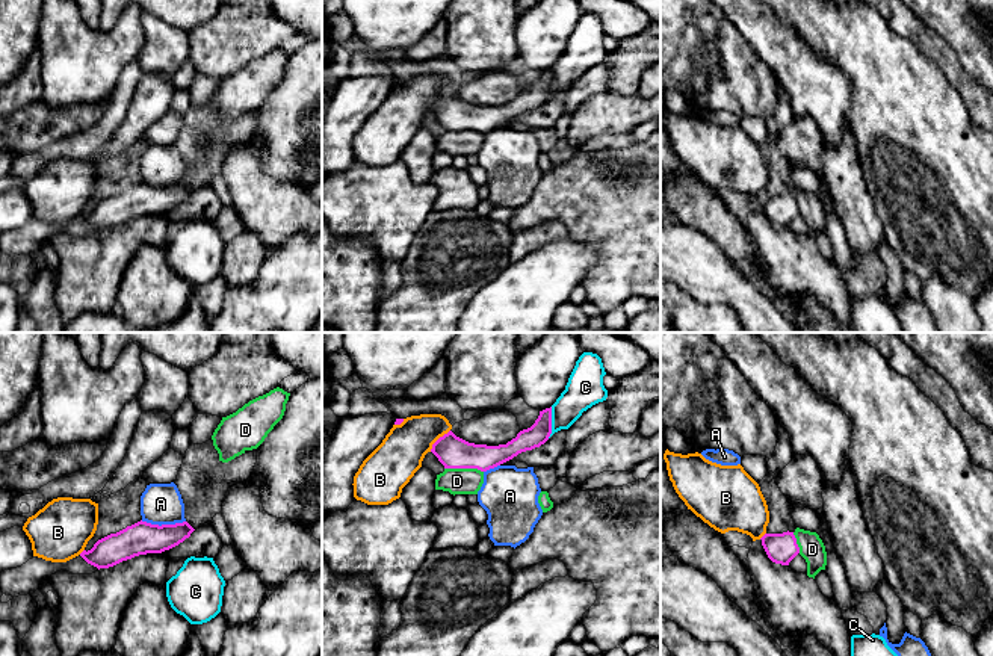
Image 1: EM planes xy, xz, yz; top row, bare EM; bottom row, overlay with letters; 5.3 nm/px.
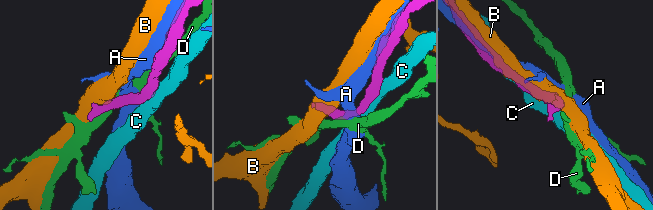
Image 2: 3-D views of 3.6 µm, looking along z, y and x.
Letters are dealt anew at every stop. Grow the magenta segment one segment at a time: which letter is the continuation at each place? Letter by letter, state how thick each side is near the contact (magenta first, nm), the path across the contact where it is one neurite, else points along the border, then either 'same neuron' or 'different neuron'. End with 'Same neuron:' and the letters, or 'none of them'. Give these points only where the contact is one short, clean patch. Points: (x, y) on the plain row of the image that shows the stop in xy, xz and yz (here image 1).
A: calibres 170 and 220 nm; different neuron
B: calibres 170 and 240 nm; different neuron
C: calibres 120 and 190 nm; different neuron
D: calibres 170 and 140 nm; border xz (445, 129), (476, 129), (482, 133); different neuron
Same neuron: none of them

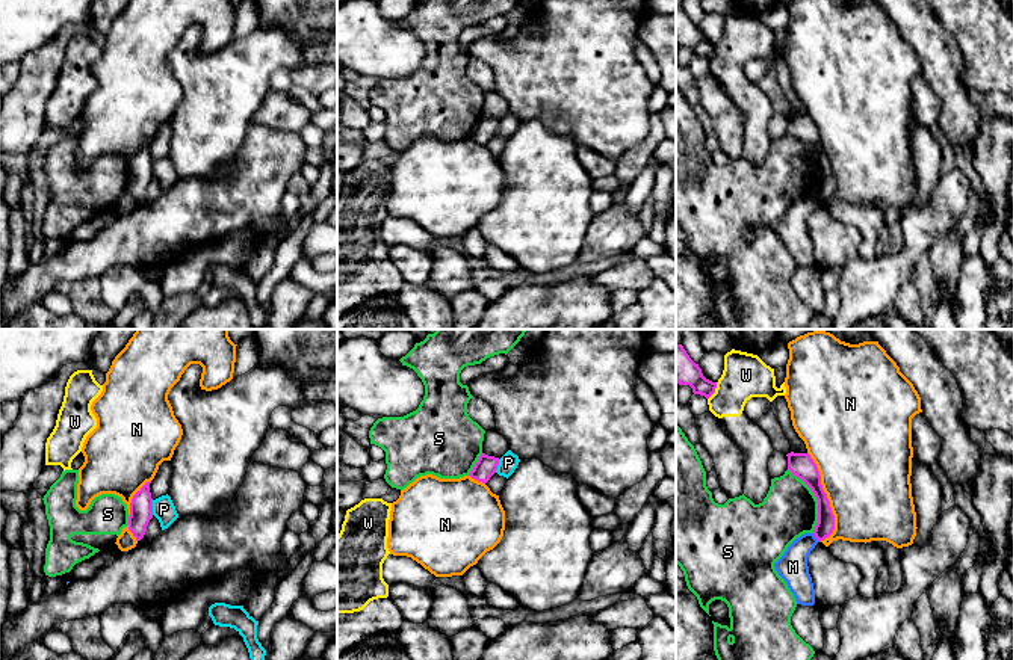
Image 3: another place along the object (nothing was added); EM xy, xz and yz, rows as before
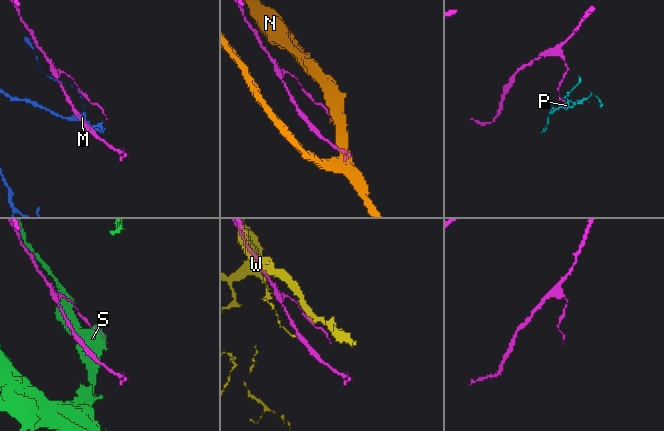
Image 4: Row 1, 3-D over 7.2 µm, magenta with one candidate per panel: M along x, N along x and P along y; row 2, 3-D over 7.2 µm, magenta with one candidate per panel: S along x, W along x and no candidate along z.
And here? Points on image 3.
M: calibres 100 and 160 nm; border yz (812, 195), (820, 203); different neuron
N: calibres 130 and 480 nm; different neuron
P: calibres 130 and 120 nm; border xy (151, 162), (153, 175); different neuron
S: calibres 130 and 300 nm; different neuron
W: calibres 160 and 240 nm; different neuron
Same neuron: none of them

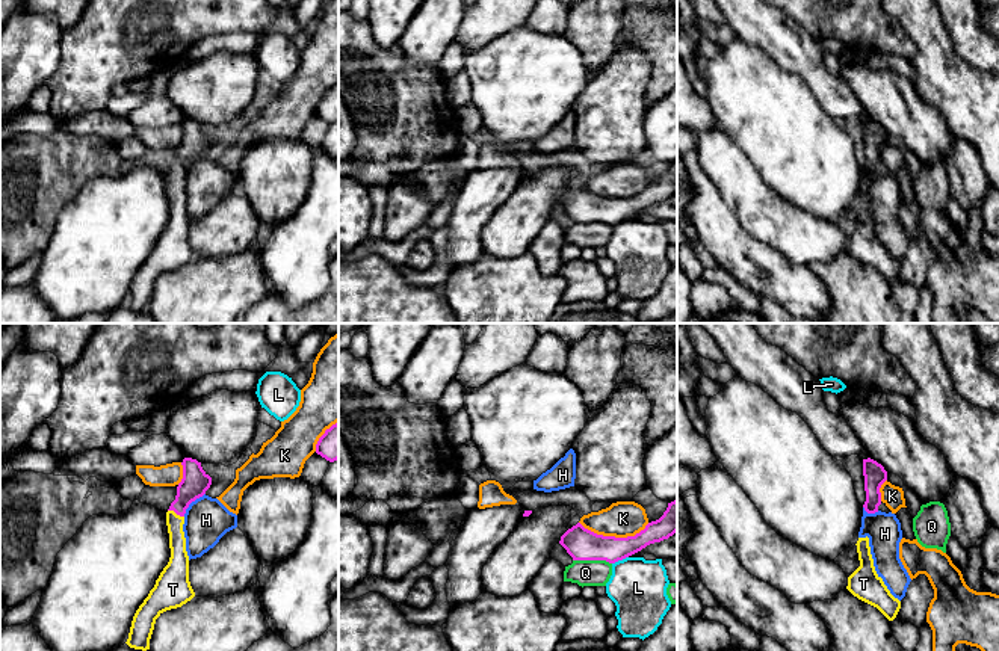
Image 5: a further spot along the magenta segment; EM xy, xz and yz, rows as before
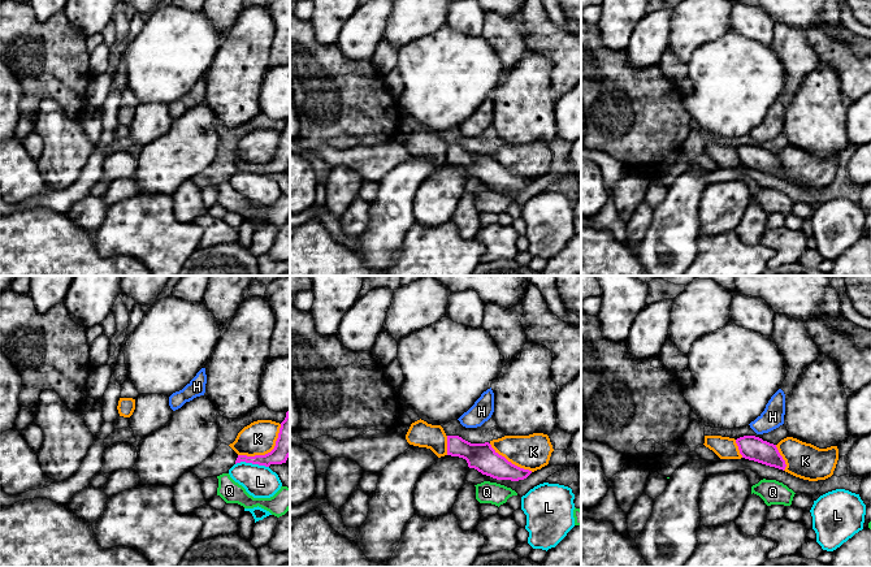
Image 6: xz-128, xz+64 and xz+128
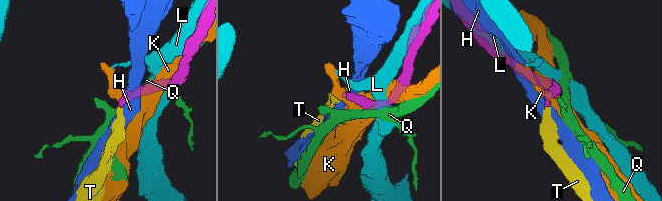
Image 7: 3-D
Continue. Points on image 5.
H: calibres 150 and 240 nm; border xy (204, 154), (189, 166), (183, 177); different neuron
K: calibres 170 and 190 nm; different neuron
L: calibres 170 and 300 nm; different neuron
Q: calibres 170 and 140 nm; border xz (573, 221), (605, 221), (611, 225); different neuron
T: calibres 150 and 100 nm; way xy (195, 144), (176, 174), (179, 221); same neuron
Same neuron: T

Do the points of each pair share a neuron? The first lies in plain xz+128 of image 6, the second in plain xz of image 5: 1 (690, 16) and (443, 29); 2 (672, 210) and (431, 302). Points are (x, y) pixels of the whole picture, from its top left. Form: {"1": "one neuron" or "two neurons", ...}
{"1": "two neurons", "2": "two neurons"}

